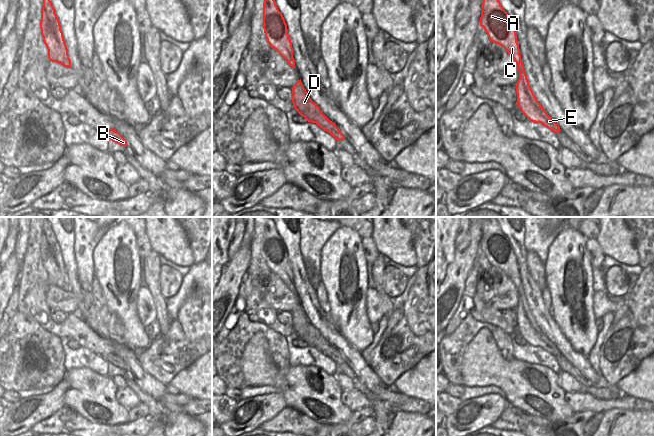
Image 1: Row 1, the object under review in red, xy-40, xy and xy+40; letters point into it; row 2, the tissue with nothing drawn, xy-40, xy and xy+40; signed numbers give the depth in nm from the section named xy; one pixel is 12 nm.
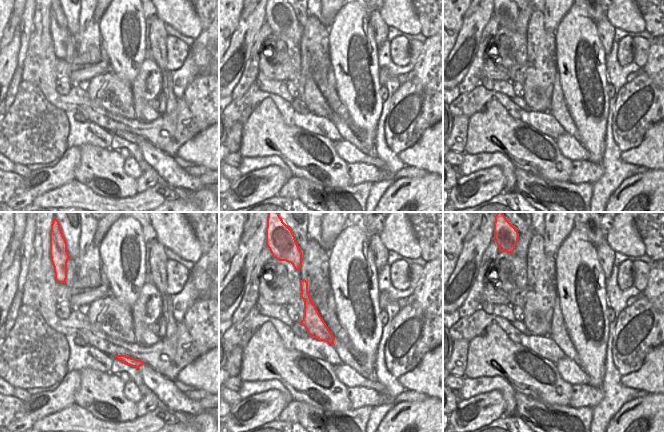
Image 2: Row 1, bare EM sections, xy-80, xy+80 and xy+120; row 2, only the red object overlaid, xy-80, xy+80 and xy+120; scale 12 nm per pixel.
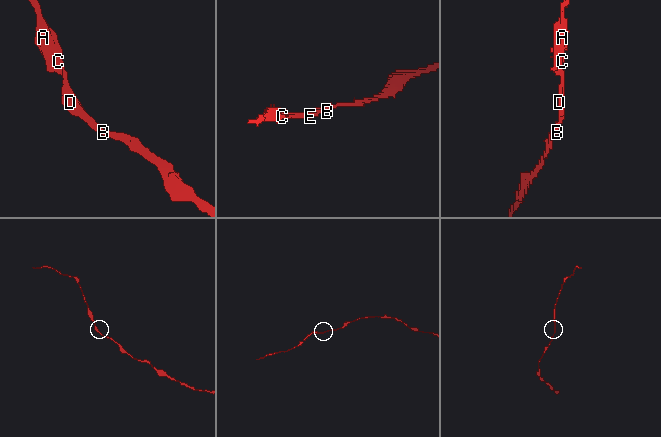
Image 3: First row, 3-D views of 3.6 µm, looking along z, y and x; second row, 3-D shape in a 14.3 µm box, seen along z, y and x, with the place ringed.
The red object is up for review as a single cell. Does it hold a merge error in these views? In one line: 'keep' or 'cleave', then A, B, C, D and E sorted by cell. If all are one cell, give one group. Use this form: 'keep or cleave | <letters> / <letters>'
keep | A B C D E

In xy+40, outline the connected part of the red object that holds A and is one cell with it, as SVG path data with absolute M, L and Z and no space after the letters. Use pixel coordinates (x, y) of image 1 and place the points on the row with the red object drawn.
M483 0L480 17L480 26L484 28L491 42L502 46L517 64L519 79L516 83L517 107L528 120L541 123L551 131L557 133L559 125L547 114L537 101L527 79L521 61L516 31L508 13L501 6L499 0Z

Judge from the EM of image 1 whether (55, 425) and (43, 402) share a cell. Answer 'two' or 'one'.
two

